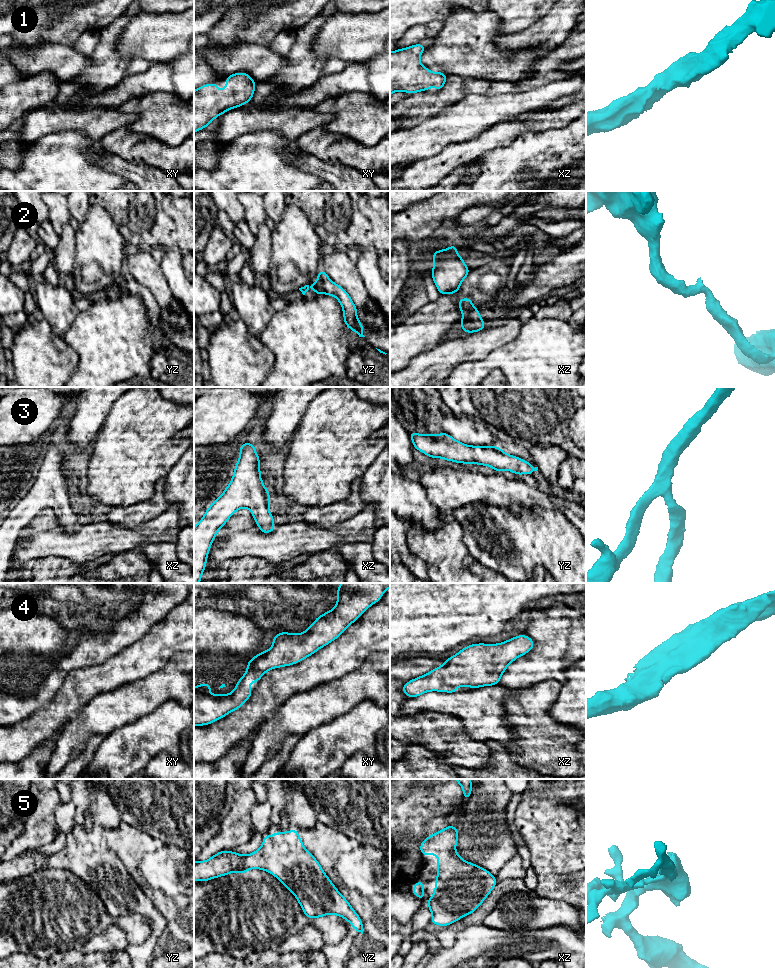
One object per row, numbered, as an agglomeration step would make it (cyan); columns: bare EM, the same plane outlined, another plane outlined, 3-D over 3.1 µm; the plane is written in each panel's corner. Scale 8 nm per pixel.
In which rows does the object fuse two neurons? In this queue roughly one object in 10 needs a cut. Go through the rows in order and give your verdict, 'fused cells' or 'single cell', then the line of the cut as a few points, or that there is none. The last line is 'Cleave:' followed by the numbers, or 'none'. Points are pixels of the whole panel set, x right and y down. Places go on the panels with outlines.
1: single cell | no cut
2: single cell | no cut
3: single cell | no cut
4: single cell | no cut
5: single cell | no cut
Cleave: none

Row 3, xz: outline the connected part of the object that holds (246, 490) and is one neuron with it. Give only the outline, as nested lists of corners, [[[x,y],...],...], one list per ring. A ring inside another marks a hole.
[[[240,445],[240,455],[230,484],[206,510],[194,528],[194,583],[199,583],[205,569],[208,553],[218,530],[240,508],[251,510],[261,533],[271,533],[276,526],[269,512],[270,495],[260,477],[260,457],[255,445]]]

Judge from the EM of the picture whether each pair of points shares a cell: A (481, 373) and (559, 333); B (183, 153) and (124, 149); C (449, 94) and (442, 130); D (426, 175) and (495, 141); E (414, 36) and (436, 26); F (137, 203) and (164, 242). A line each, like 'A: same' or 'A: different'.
A: same
B: same
C: different
D: same
E: same
F: same

